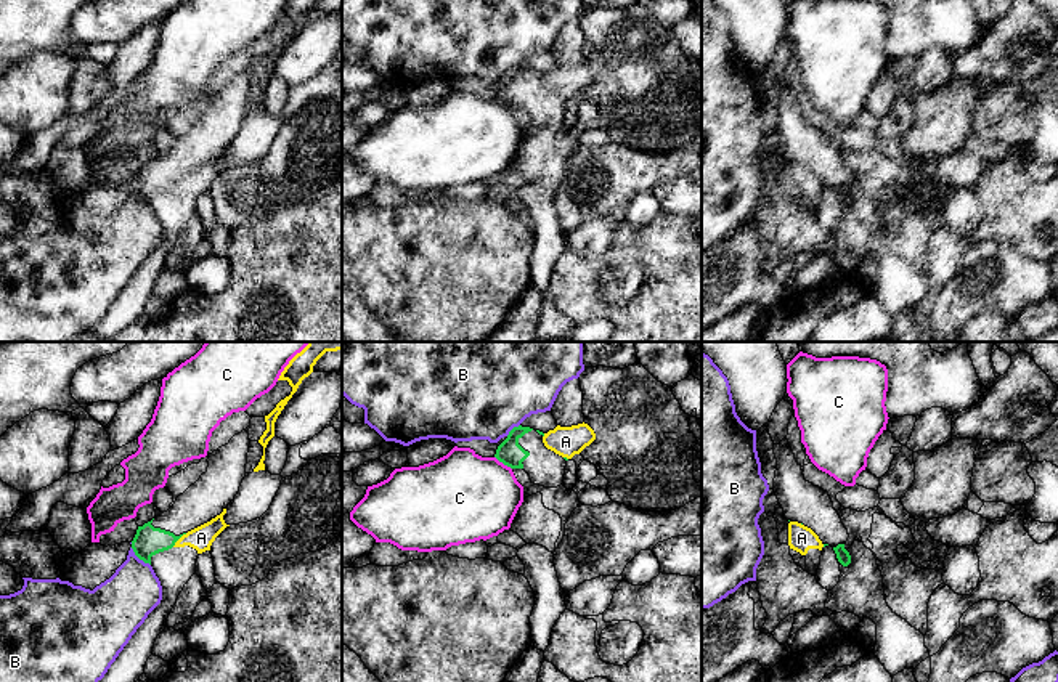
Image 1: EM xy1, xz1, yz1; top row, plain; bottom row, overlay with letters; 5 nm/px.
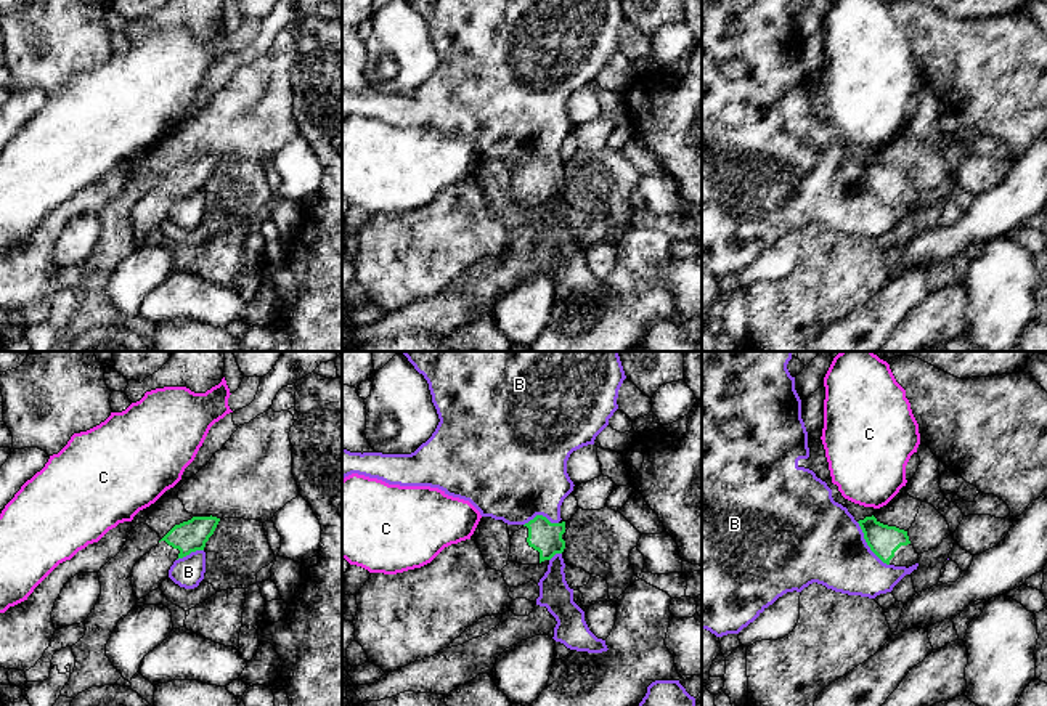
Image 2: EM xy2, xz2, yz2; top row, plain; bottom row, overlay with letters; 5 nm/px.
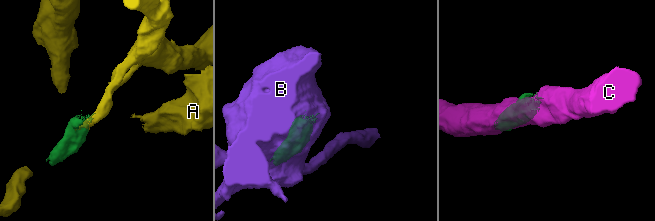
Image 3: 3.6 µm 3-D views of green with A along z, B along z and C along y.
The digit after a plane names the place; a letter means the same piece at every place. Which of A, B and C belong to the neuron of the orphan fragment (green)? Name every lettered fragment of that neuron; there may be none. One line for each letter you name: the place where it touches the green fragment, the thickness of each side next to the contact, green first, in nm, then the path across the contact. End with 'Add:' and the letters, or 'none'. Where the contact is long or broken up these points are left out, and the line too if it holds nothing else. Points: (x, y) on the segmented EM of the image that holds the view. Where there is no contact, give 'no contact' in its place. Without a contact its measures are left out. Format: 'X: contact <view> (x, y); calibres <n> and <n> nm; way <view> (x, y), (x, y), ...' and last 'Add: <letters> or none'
Add: none

